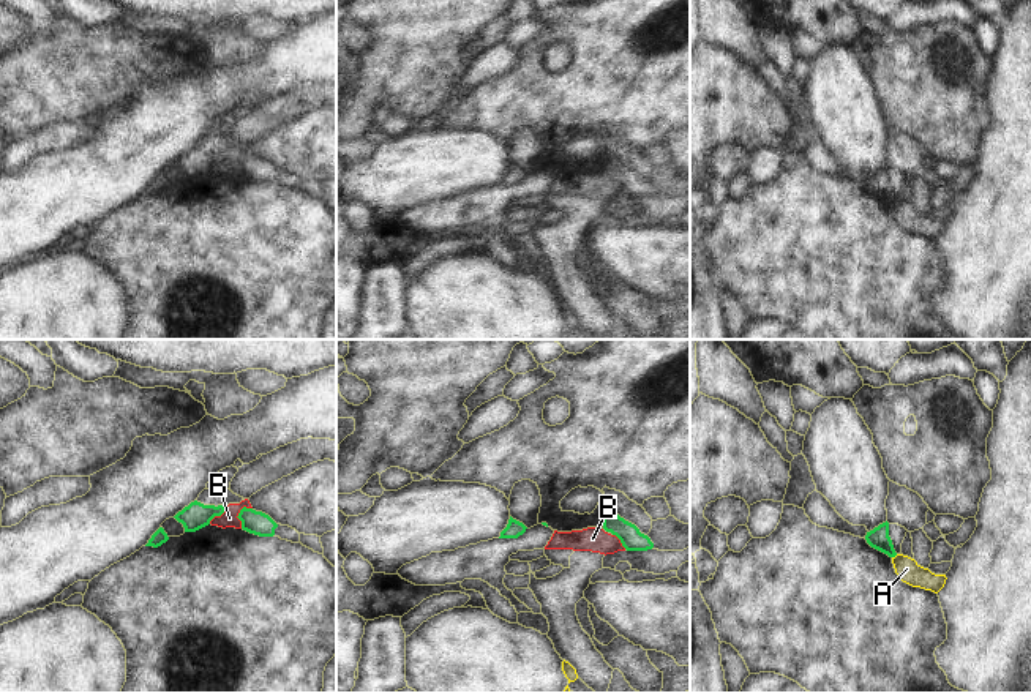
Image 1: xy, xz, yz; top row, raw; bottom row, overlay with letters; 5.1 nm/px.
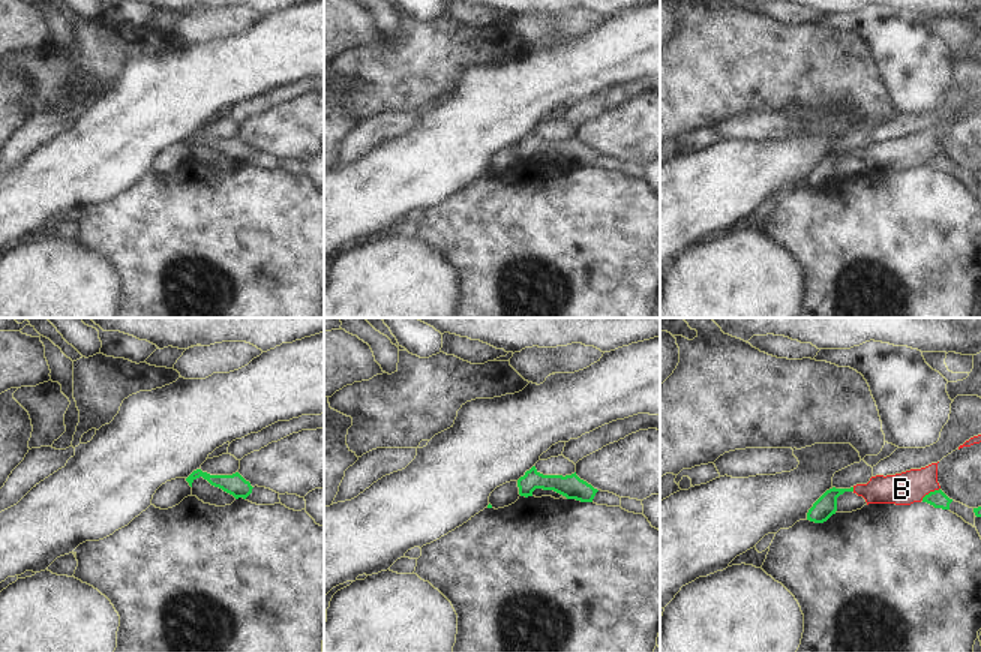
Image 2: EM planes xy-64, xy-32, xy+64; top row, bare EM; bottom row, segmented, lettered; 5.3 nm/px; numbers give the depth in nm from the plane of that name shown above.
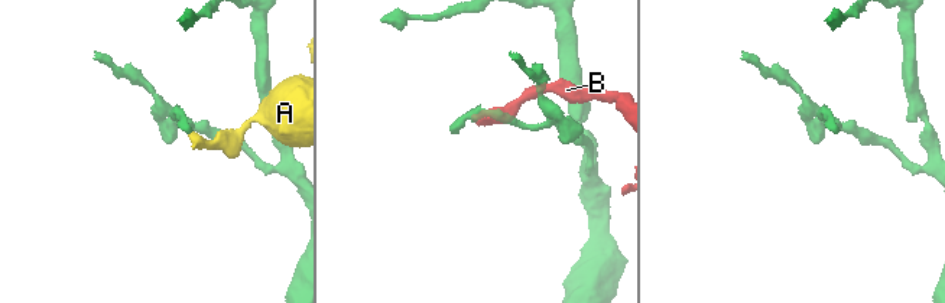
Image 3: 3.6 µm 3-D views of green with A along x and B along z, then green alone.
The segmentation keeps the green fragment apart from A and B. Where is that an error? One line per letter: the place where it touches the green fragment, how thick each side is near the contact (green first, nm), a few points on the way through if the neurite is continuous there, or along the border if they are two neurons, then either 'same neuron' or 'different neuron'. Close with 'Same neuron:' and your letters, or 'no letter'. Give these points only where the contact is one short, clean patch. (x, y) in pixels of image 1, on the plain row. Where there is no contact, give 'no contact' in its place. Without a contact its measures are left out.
A: meets green in yz at (894, 202); 110 nm thick on the green side, 120 nm on the other; border along yz (897, 201), (892, 204); different neuron
B: meets green in xy at (239, 160); 120 nm thick on the green side, 80 nm on the other; border along xy (251, 153), (240, 157), (237, 163), (240, 174); different neuron
Same neuron: no letter

